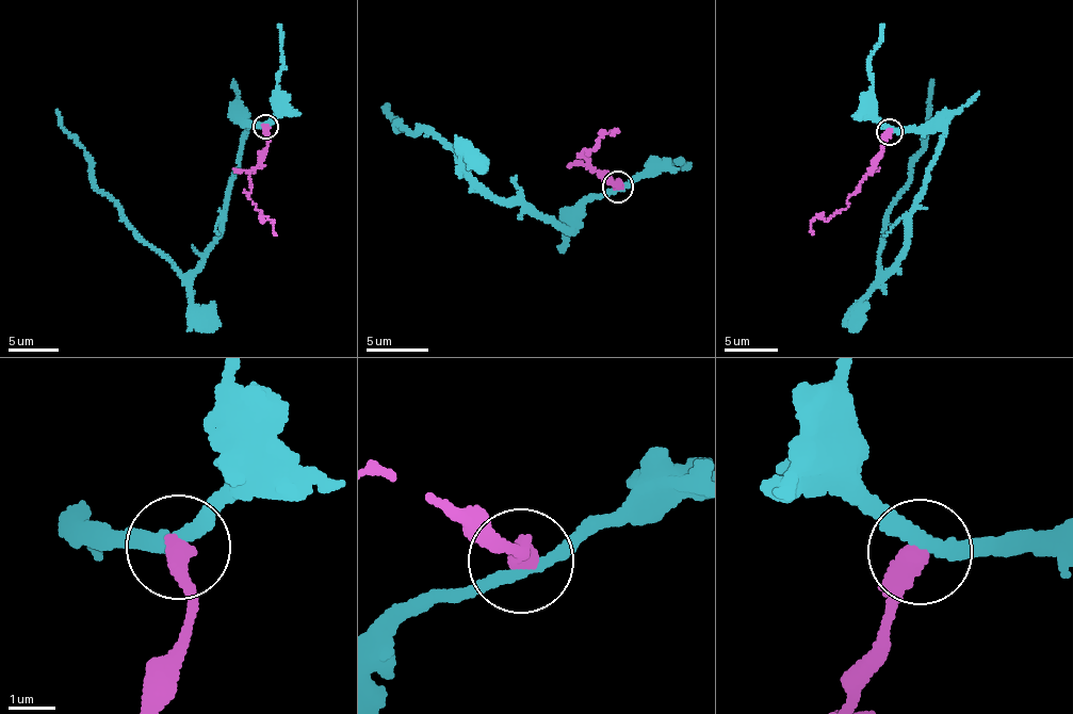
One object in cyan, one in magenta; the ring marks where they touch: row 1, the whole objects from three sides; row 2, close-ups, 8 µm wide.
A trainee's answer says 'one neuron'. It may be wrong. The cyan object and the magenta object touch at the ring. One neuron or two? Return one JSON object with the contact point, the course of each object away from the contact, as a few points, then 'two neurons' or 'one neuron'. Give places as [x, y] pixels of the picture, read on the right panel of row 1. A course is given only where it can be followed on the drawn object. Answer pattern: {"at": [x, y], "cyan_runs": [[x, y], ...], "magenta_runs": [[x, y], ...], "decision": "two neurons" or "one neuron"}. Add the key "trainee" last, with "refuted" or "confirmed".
{"at": [890, 131], "cyan_runs": [[890, 129], [943, 133], [910, 218], [909, 244], [881, 271], [884, 225], [923, 149], [931, 80]], "magenta_runs": [[890, 132], [881, 156], [851, 194], [848, 206], [830, 218], [815, 216], [812, 234]], "decision": "two neurons", "trainee": "refuted"}

